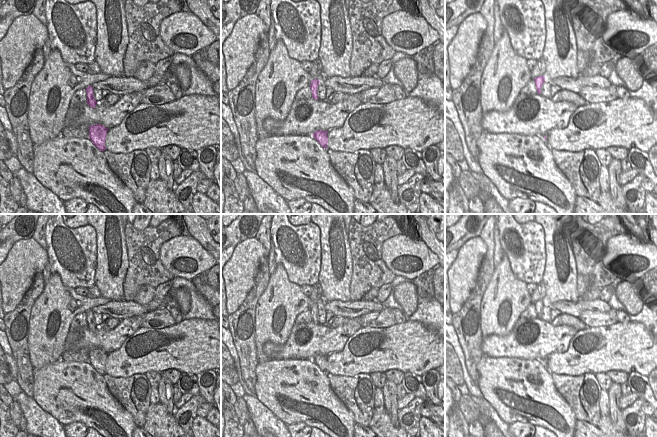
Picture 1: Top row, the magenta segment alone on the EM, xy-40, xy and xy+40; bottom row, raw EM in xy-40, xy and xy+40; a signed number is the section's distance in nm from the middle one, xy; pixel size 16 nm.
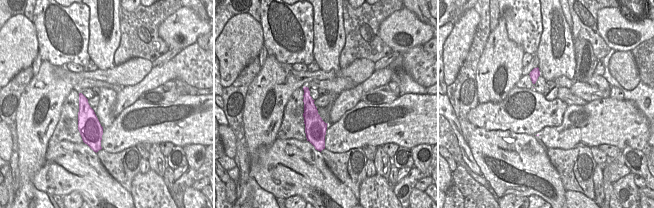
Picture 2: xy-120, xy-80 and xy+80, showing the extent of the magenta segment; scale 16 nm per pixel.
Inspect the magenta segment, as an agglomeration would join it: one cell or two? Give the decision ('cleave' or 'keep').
keep

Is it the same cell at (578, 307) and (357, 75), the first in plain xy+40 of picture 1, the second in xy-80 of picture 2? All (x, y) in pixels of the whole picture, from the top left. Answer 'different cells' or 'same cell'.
different cells

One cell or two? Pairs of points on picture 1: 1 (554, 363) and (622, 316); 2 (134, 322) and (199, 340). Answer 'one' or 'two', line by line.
1: two
2: two

